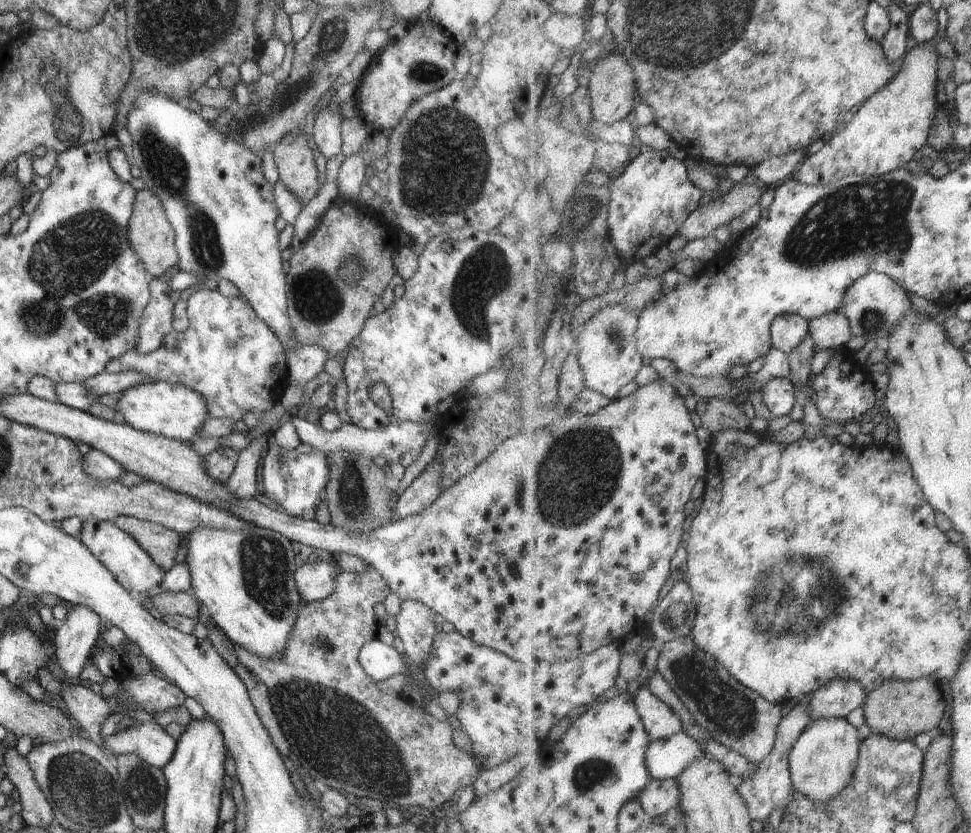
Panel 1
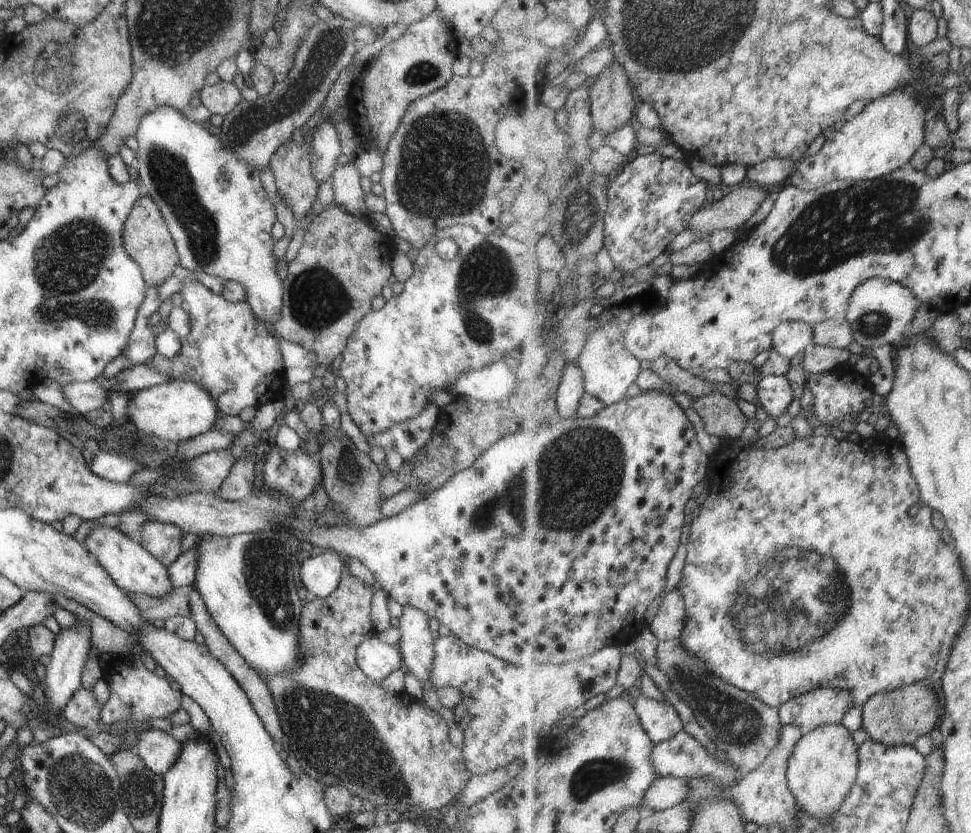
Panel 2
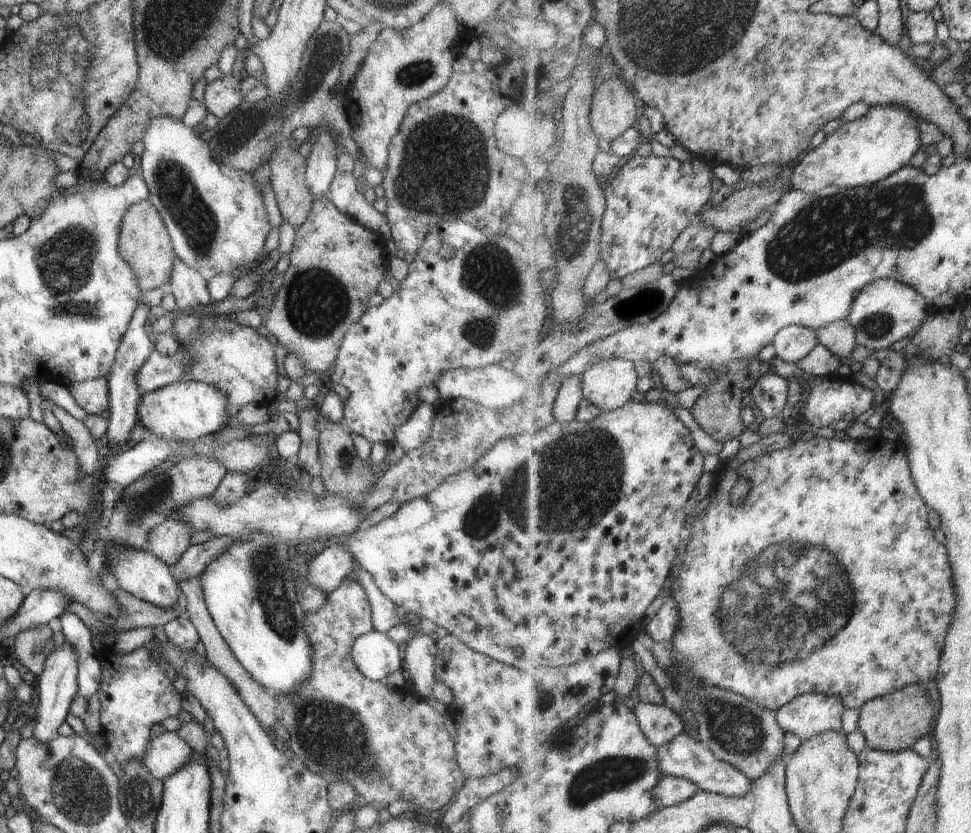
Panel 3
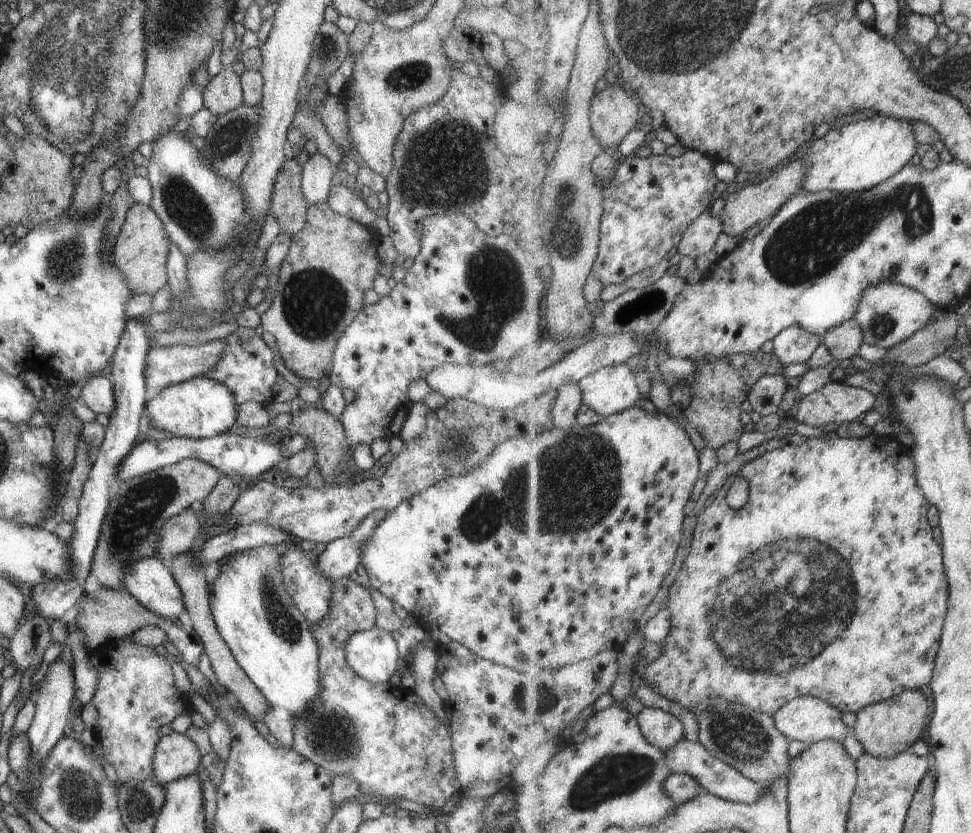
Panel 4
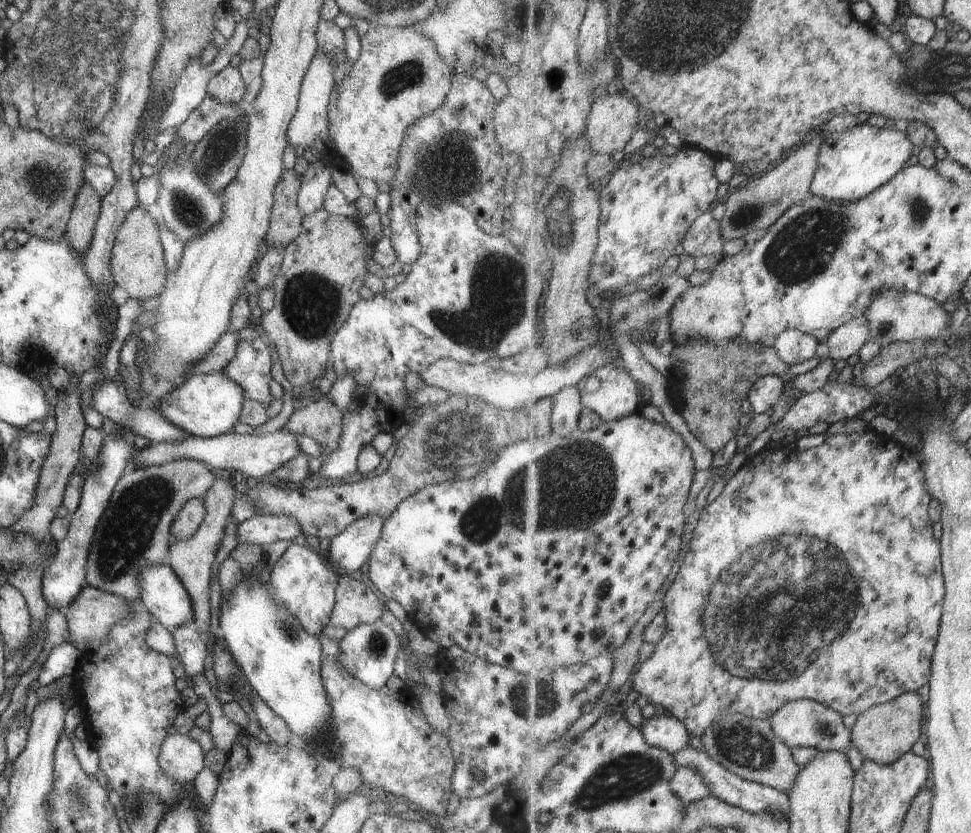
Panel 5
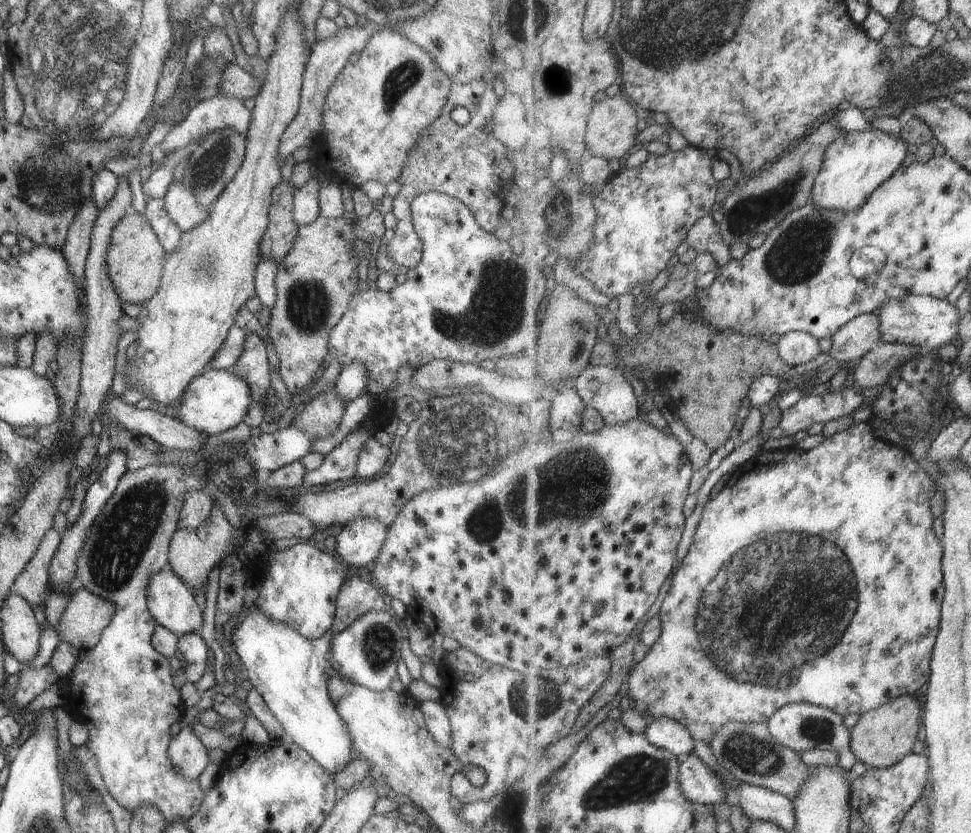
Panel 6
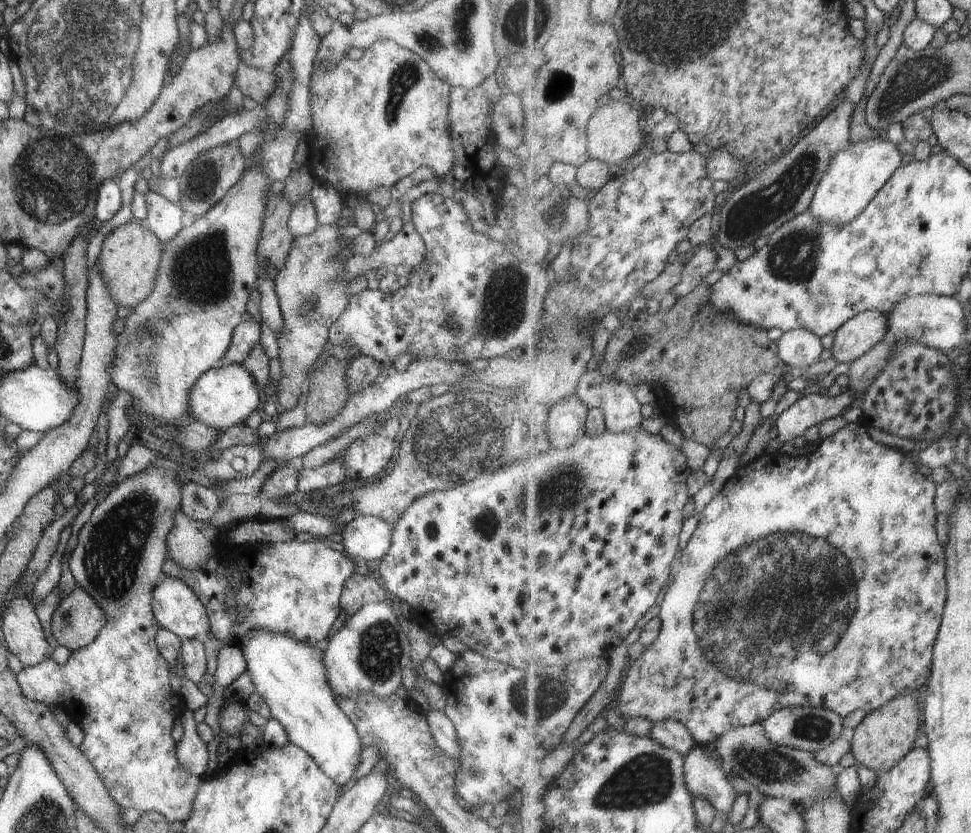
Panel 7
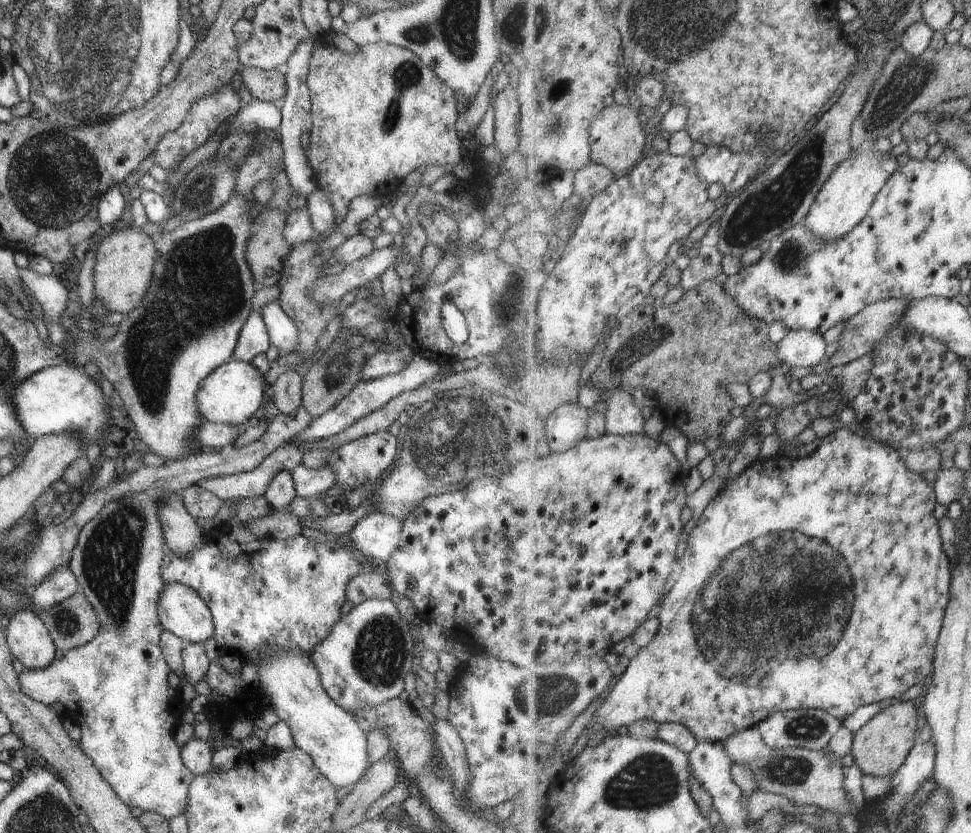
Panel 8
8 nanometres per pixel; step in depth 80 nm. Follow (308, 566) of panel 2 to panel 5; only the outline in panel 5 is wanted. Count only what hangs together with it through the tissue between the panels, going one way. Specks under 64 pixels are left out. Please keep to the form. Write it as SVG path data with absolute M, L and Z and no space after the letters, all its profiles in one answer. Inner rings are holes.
M377 515L358 518L329 543L325 556L337 574L357 575L379 538L384 519Z

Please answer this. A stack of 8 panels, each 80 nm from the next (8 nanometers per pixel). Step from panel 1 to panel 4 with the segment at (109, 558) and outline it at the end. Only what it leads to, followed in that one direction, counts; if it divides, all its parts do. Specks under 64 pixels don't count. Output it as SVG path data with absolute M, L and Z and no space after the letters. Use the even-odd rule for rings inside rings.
M157 557L138 558L137 562L129 564L121 582L143 608L163 620L175 622L185 609L183 594L170 569L165 568Z

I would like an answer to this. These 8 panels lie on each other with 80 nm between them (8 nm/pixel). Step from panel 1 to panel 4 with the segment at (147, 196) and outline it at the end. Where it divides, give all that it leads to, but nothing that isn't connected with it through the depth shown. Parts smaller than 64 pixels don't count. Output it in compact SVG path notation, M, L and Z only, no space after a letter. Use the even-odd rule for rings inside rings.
M135 202L129 206L116 234L110 256L113 264L122 272L133 294L144 293L153 296L159 288L166 287L166 258L169 243L162 222L149 205Z

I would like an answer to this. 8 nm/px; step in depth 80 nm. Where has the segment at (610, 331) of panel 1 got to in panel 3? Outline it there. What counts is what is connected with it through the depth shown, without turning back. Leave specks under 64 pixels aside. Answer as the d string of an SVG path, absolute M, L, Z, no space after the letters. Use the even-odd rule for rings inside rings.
M610 358L589 366L587 374L582 378L582 390L585 398L602 413L613 412L633 400L631 394L638 391L638 379L635 363Z

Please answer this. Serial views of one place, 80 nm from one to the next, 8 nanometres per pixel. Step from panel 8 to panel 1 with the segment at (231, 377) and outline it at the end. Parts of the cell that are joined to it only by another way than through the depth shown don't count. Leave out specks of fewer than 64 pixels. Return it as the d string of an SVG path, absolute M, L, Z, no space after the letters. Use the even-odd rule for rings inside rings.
M167 381L143 382L122 390L116 396L113 409L118 421L125 422L138 431L188 442L198 433L205 417L209 417L200 394L185 385Z

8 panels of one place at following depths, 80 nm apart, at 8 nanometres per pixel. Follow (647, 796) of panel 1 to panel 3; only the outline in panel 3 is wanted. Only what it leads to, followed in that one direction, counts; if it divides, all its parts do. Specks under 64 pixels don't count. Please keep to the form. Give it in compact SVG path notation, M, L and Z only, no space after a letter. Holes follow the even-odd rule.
M665 775L653 790L653 796L661 809L665 809L682 804L701 792L702 789L687 778Z

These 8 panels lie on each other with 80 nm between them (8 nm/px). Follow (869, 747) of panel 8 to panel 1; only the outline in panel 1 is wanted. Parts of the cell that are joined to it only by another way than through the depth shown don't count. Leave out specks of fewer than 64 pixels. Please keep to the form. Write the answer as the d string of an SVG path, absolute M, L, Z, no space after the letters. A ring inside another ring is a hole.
M921 678L915 682L898 680L885 681L881 686L866 696L863 704L866 724L875 733L897 740L914 740L923 733L934 734L941 727L939 722L945 716L945 700L939 686L931 678Z

